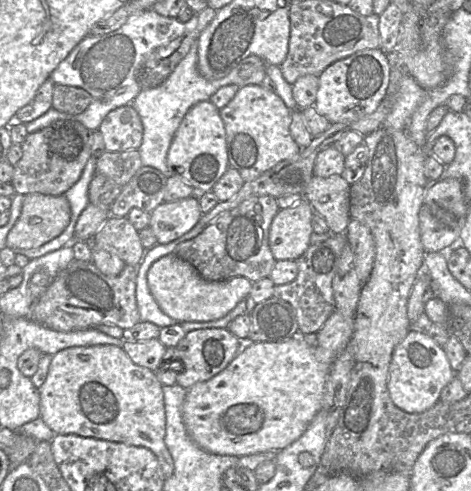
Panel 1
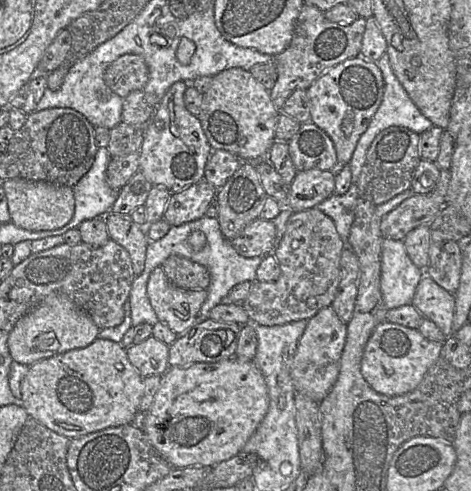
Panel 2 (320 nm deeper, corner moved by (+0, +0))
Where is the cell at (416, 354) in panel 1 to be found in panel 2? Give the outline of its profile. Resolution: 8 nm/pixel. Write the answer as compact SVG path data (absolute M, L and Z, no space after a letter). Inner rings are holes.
M382 322L372 332L364 349L361 374L377 393L394 397L414 390L429 368L440 358L443 344L424 338L417 329Z

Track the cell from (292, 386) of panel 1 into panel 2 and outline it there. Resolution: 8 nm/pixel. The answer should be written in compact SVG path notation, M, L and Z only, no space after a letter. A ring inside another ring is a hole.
M234 356L214 363L169 367L161 377L150 408L143 416L138 413L137 425L173 468L214 467L241 453L268 407L268 389L261 372L253 361L240 361Z

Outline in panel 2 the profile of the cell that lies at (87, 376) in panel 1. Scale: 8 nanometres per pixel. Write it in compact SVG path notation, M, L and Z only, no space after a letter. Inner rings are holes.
M98 337L84 348L30 365L22 379L20 404L29 416L69 439L136 423L144 377L130 363L121 343Z

